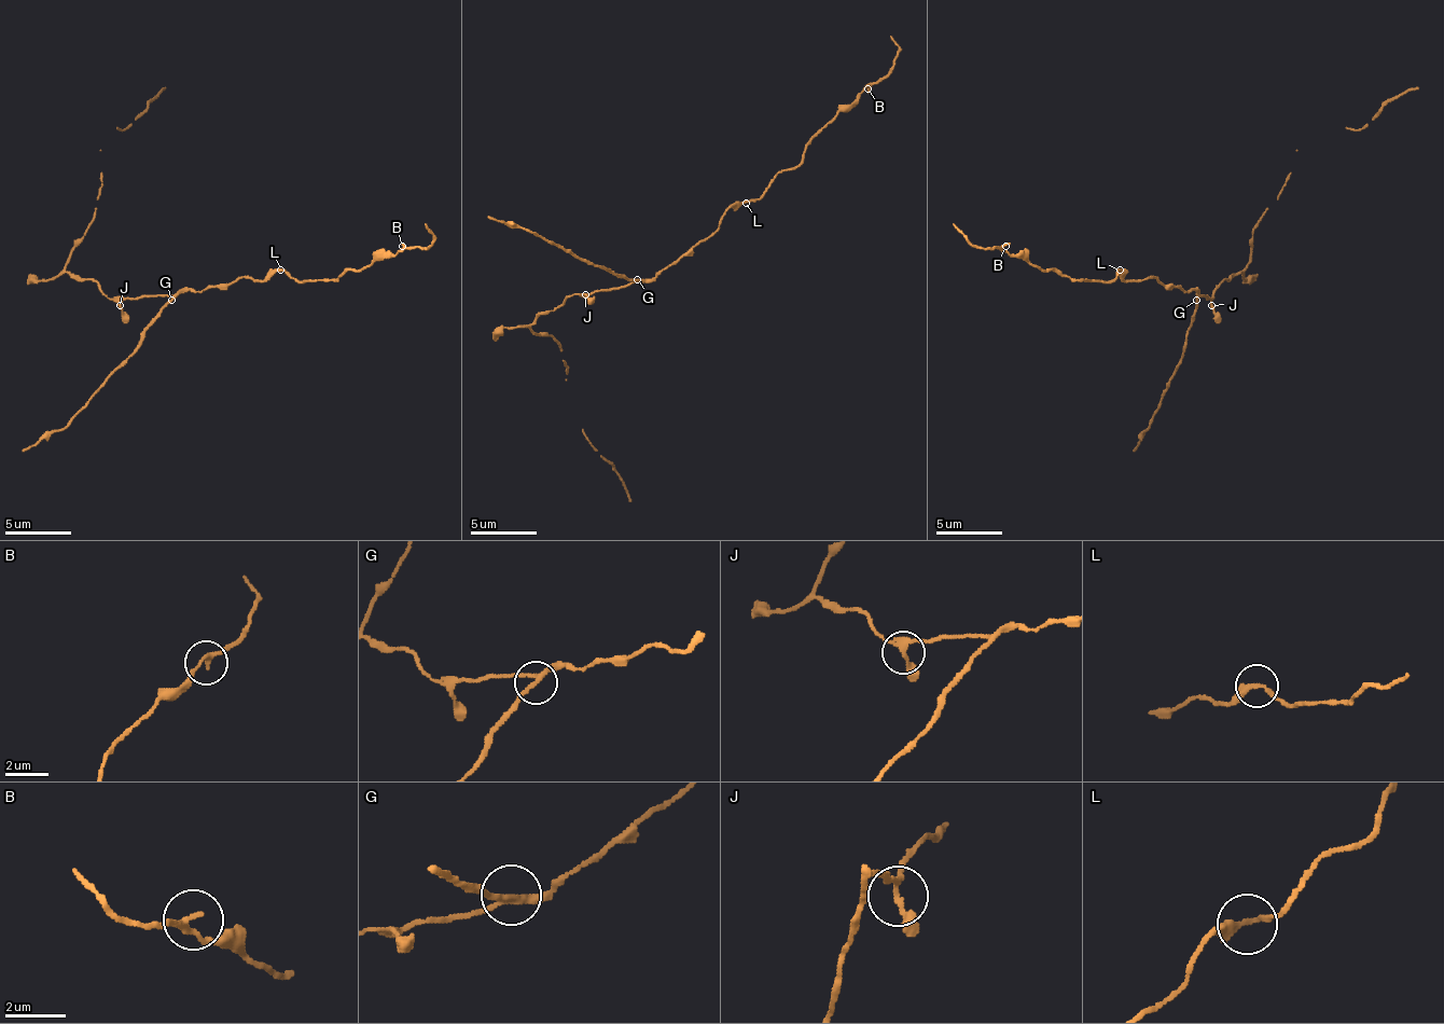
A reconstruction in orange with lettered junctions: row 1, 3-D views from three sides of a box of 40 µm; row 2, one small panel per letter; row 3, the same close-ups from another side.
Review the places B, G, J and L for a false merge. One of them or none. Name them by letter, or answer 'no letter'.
G

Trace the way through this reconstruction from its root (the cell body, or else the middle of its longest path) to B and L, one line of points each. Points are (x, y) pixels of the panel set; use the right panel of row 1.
B: (1205, 295), (1165, 286), (1158, 279), (1128, 279), (1119, 270), (1109, 282), (1072, 279), (1018, 259), (1005, 246)
L: (1205, 295), (1185, 292), (1179, 286), (1165, 286), (1158, 279), (1128, 279), (1119, 270)

